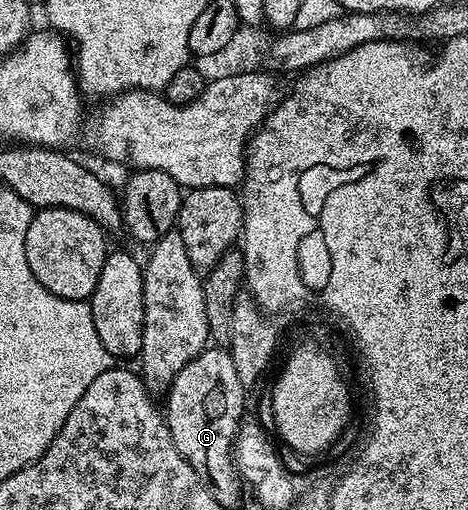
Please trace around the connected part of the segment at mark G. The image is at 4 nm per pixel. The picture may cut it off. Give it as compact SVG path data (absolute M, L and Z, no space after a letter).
M209 346L198 353L190 363L182 366L182 370L178 370L172 383L168 385L166 393L168 429L178 454L182 454L186 462L190 462L190 466L198 474L199 479L204 476L233 476L236 472L232 457L232 443L242 417L245 415L243 412L244 402L246 402L245 394L240 391L241 385L238 370L234 370L232 353L220 346Z

